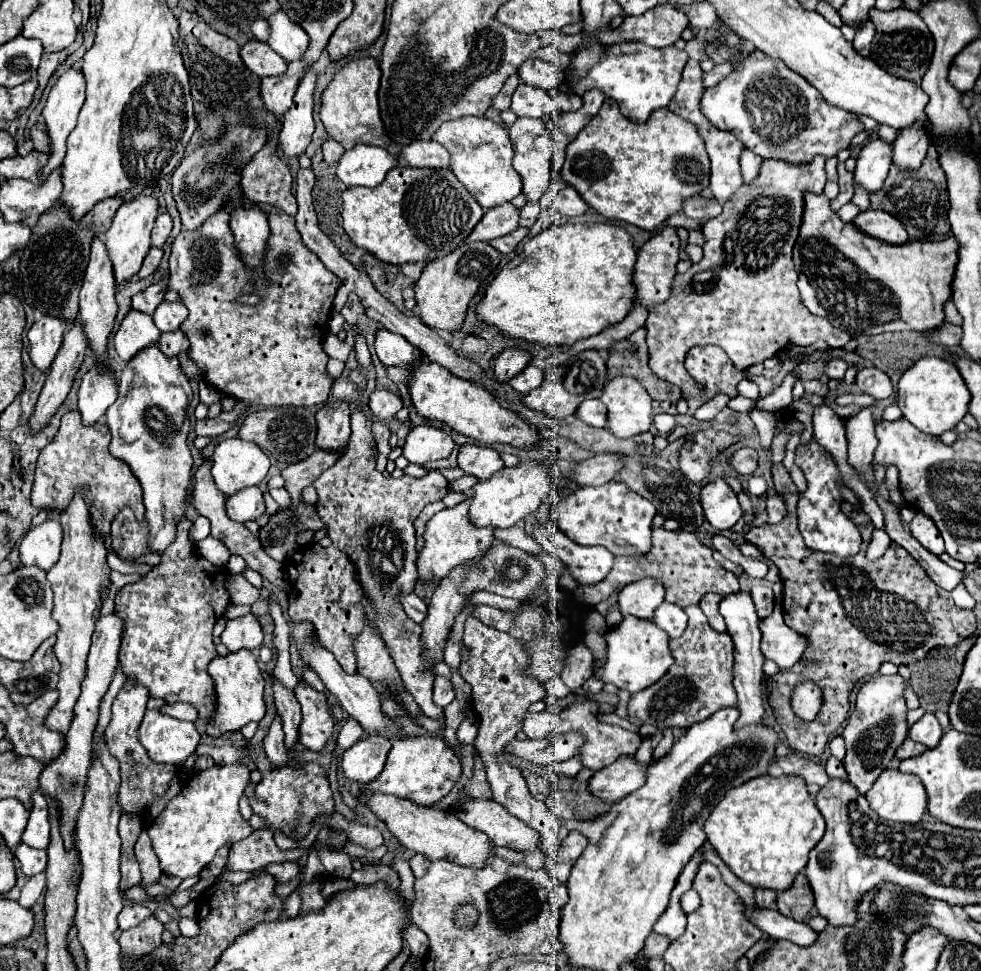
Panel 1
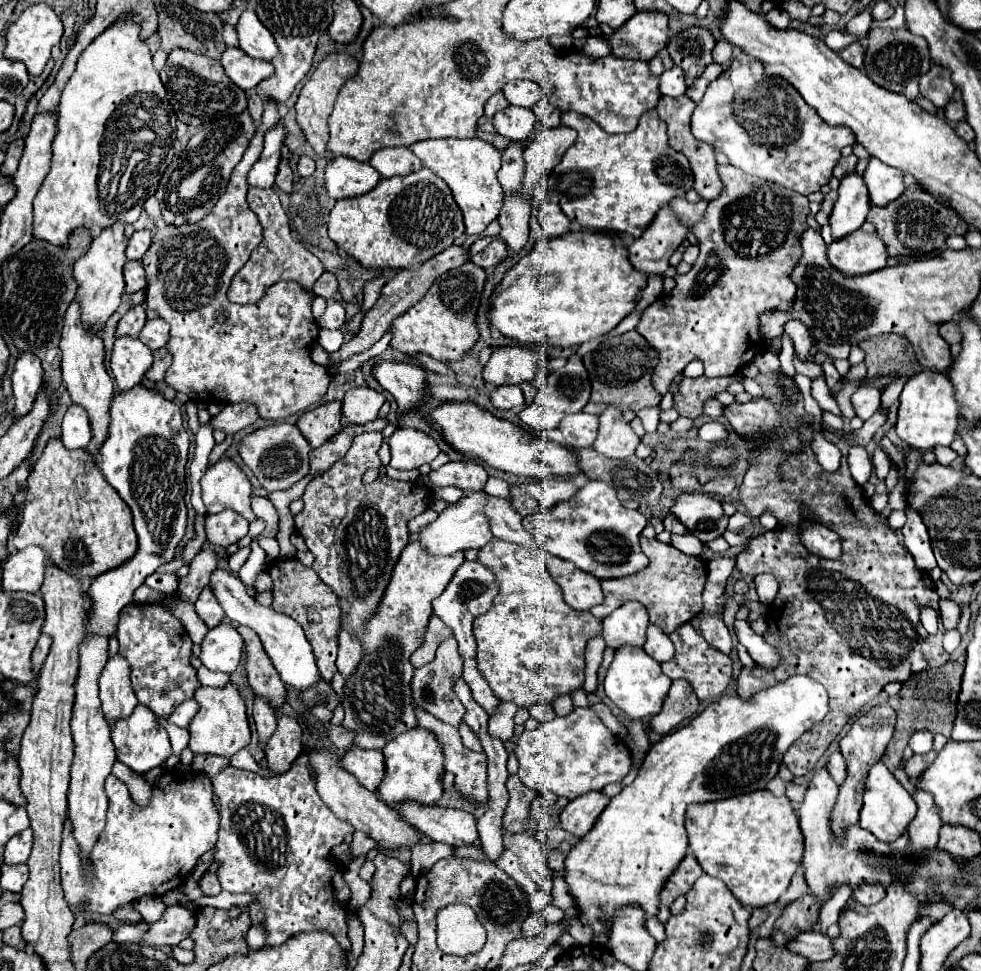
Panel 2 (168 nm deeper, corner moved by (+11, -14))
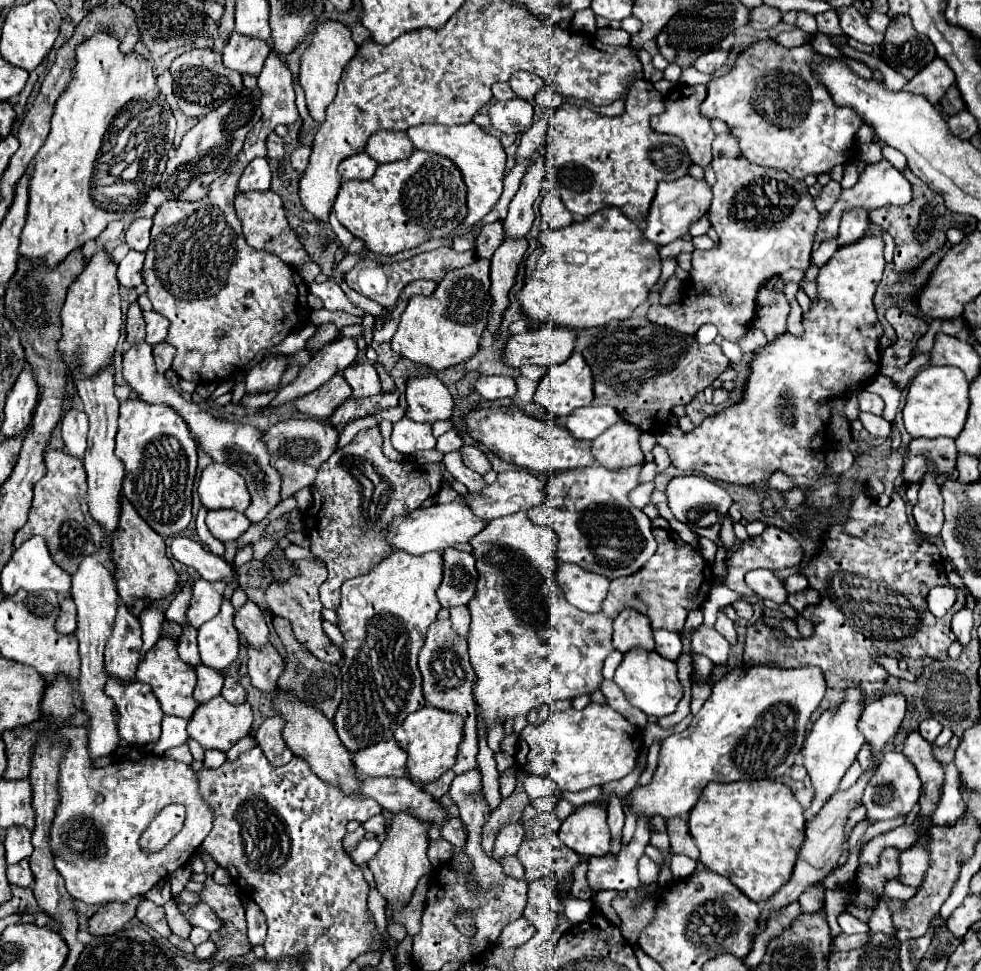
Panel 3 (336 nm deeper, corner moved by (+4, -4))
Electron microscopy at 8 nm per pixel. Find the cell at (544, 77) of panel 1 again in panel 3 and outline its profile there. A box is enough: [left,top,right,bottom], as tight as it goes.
[509,72,543,100]

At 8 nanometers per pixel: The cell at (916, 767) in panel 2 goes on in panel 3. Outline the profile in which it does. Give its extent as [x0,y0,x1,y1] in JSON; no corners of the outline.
[933,736,959,762]

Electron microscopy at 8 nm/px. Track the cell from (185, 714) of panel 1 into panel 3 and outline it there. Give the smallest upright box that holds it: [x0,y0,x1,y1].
[195,666,225,702]

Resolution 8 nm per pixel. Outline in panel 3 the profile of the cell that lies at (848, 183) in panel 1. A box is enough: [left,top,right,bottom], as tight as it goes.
[815,180,841,214]

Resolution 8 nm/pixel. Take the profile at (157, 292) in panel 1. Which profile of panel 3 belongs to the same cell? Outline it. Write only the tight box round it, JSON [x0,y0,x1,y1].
[127,304,145,344]

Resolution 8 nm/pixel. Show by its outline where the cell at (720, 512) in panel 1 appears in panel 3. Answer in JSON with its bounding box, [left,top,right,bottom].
[667,474,733,550]

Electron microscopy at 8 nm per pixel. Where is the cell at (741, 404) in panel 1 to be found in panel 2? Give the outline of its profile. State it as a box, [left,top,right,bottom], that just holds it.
[704,398,724,418]

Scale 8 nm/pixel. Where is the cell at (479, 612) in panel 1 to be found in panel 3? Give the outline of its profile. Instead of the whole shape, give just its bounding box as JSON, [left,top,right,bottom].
[419,620,477,774]

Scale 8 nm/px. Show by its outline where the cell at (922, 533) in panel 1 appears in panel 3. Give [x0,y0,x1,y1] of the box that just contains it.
[913,476,943,536]

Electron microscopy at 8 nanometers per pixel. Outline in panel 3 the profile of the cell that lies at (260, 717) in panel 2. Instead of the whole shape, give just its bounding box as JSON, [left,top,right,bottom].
[247,644,283,692]

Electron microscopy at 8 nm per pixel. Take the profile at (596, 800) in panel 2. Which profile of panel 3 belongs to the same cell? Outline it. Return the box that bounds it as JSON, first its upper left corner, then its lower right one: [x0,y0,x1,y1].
[559,804,611,858]

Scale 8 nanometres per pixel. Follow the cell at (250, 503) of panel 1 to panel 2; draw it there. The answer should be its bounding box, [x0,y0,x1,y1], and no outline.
[206,510,248,546]

